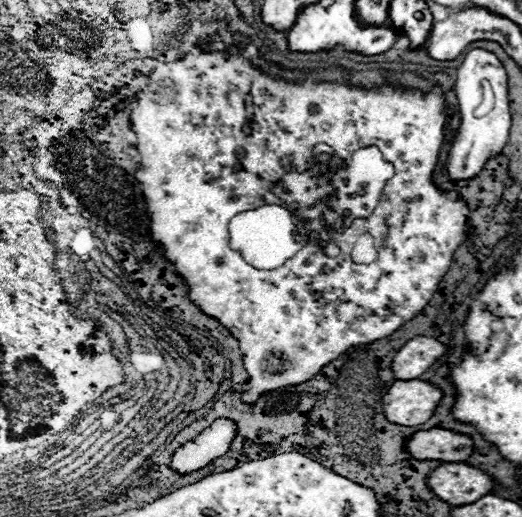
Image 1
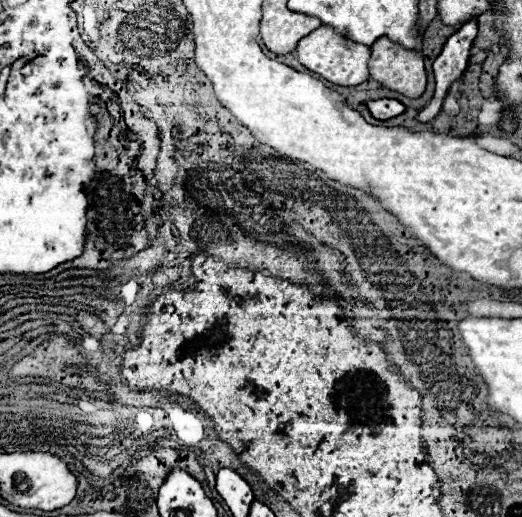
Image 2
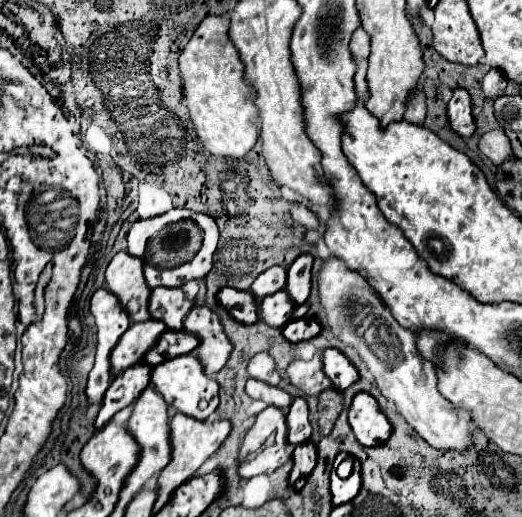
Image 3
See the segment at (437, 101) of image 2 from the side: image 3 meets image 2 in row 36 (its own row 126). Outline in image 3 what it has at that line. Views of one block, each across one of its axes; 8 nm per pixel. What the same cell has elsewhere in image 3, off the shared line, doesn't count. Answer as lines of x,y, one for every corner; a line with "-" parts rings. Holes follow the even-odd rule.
458,88
450,102
448,102
448,122
450,122
450,128
462,136
462,138
468,138
474,134
476,130
476,124
474,124
474,118
472,118
472,104
470,104
470,96
468,92
464,92
462,88

